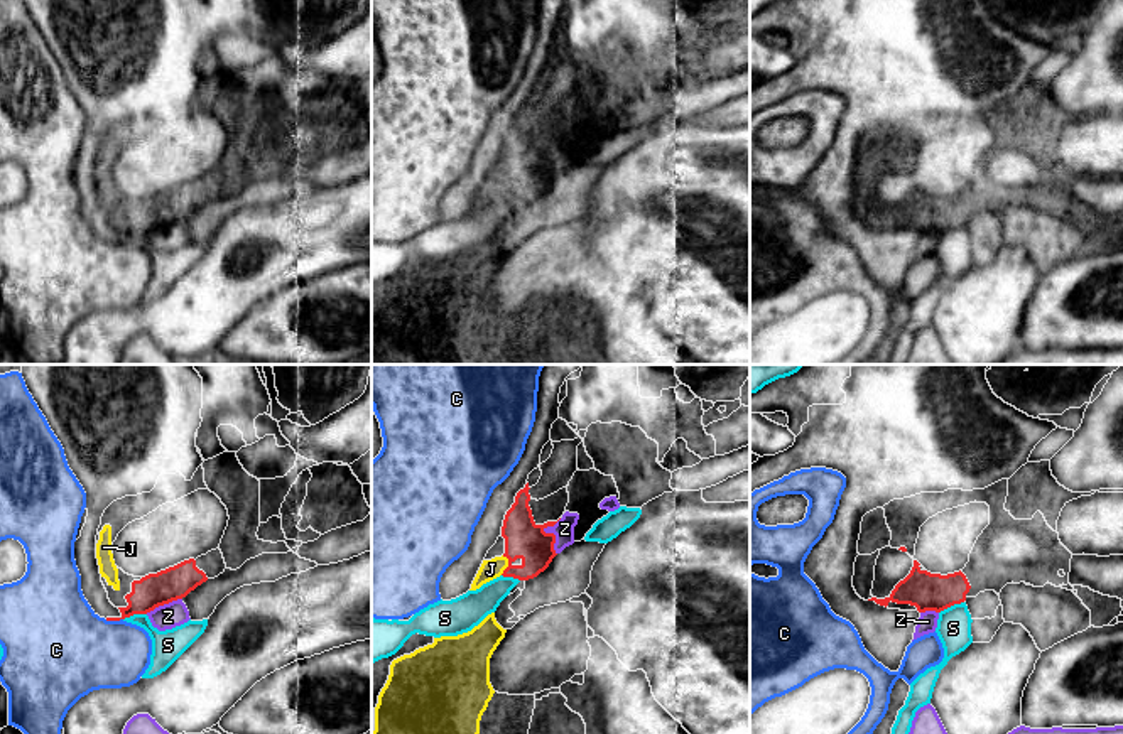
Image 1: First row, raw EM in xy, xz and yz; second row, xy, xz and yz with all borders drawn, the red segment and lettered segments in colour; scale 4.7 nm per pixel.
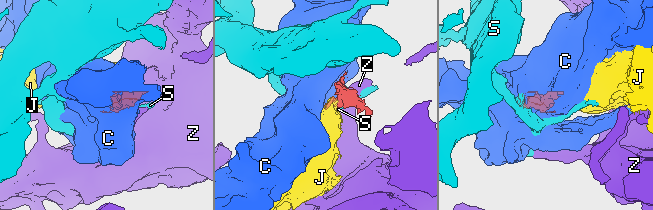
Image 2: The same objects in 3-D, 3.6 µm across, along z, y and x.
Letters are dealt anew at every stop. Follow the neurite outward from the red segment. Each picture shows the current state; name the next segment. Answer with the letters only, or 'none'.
J

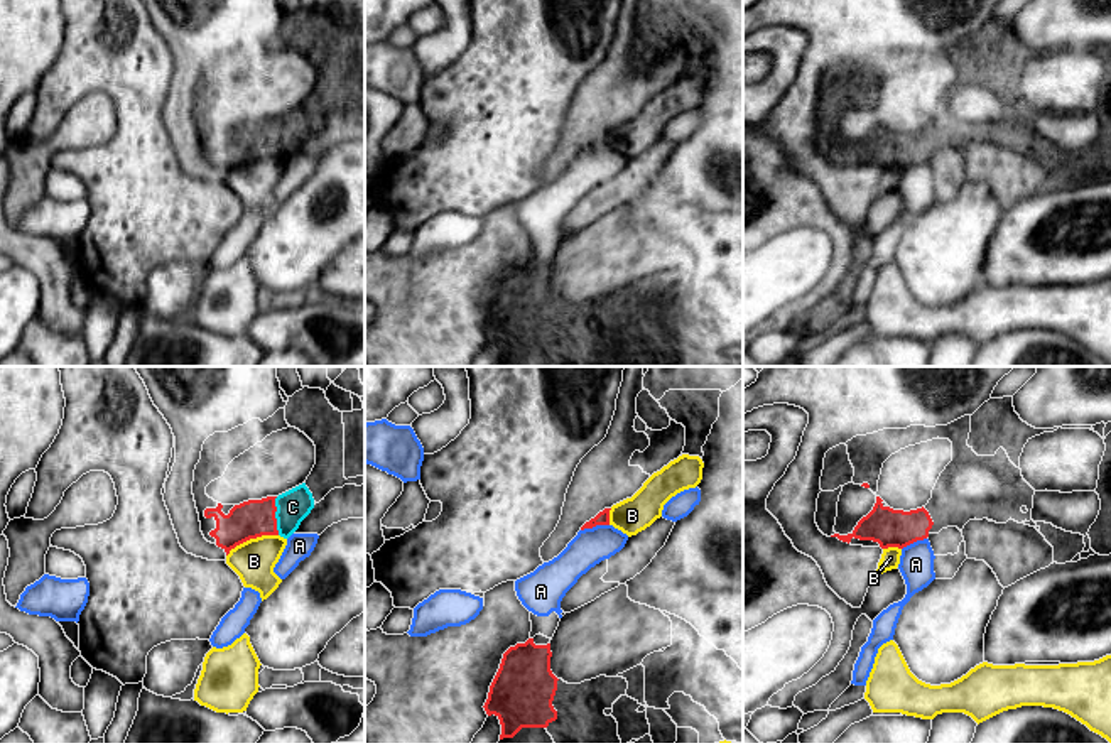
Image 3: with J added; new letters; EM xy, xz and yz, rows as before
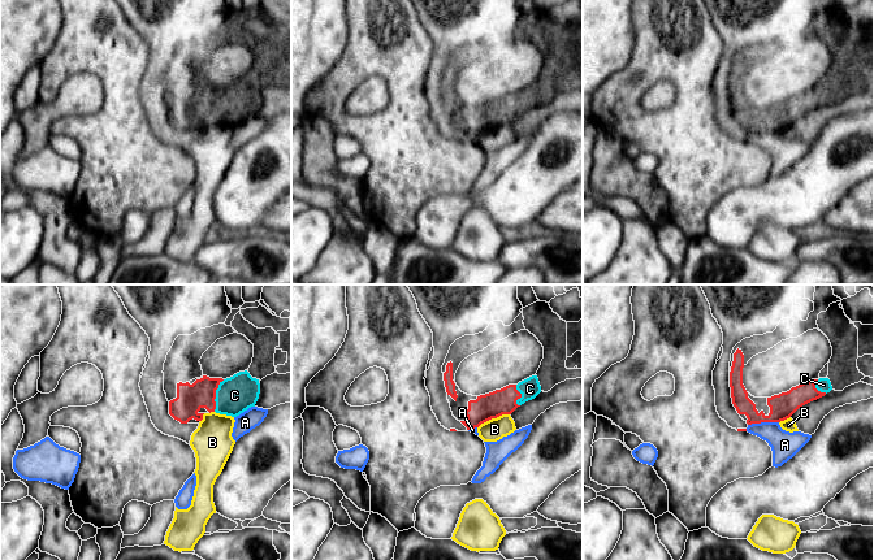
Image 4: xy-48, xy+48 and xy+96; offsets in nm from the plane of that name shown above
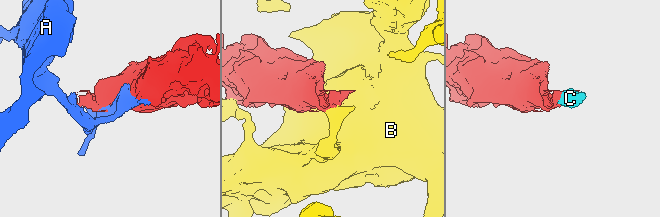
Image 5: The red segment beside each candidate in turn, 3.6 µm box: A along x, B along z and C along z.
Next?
C

